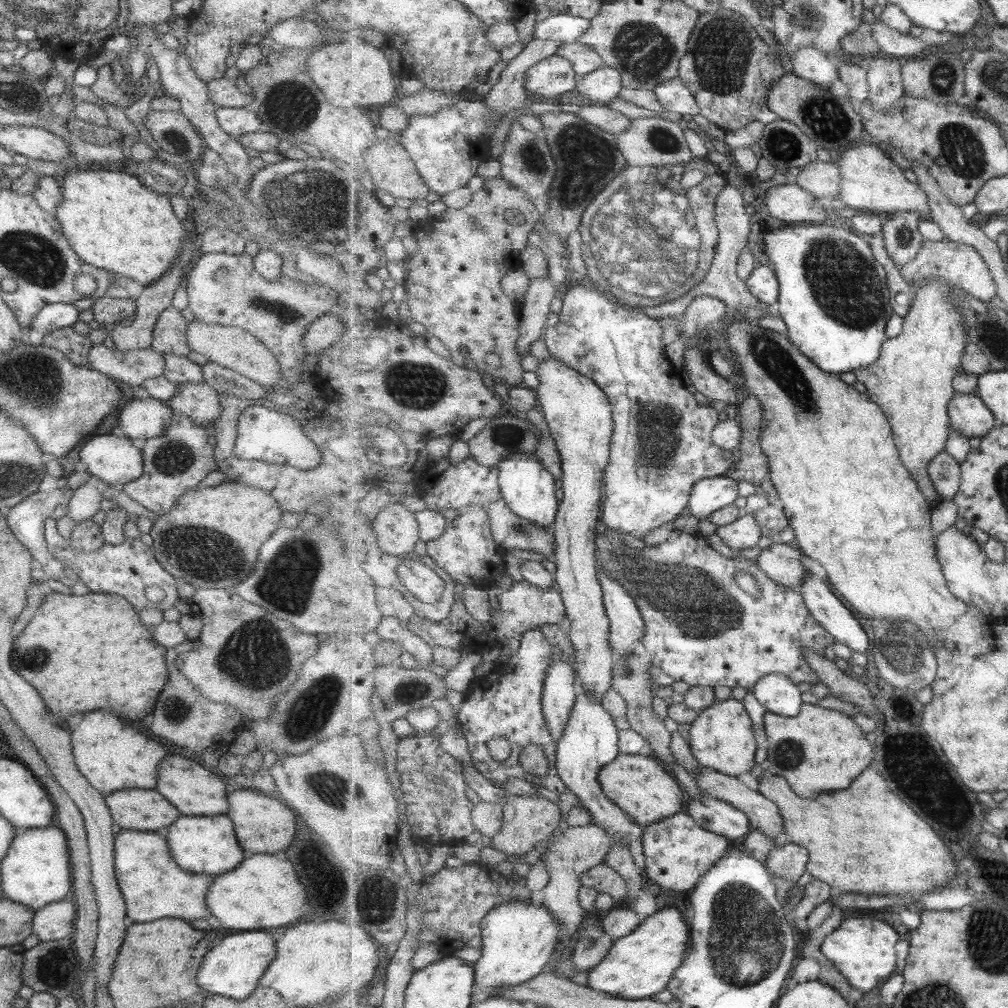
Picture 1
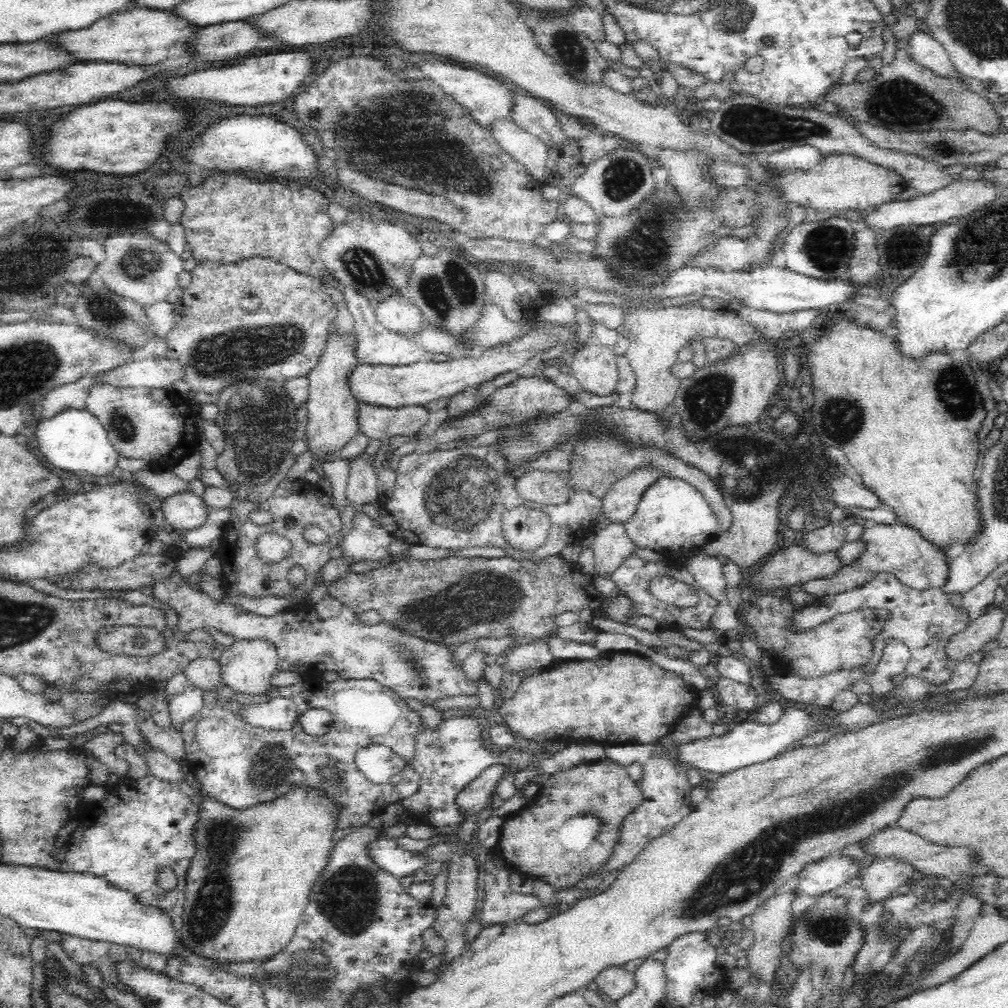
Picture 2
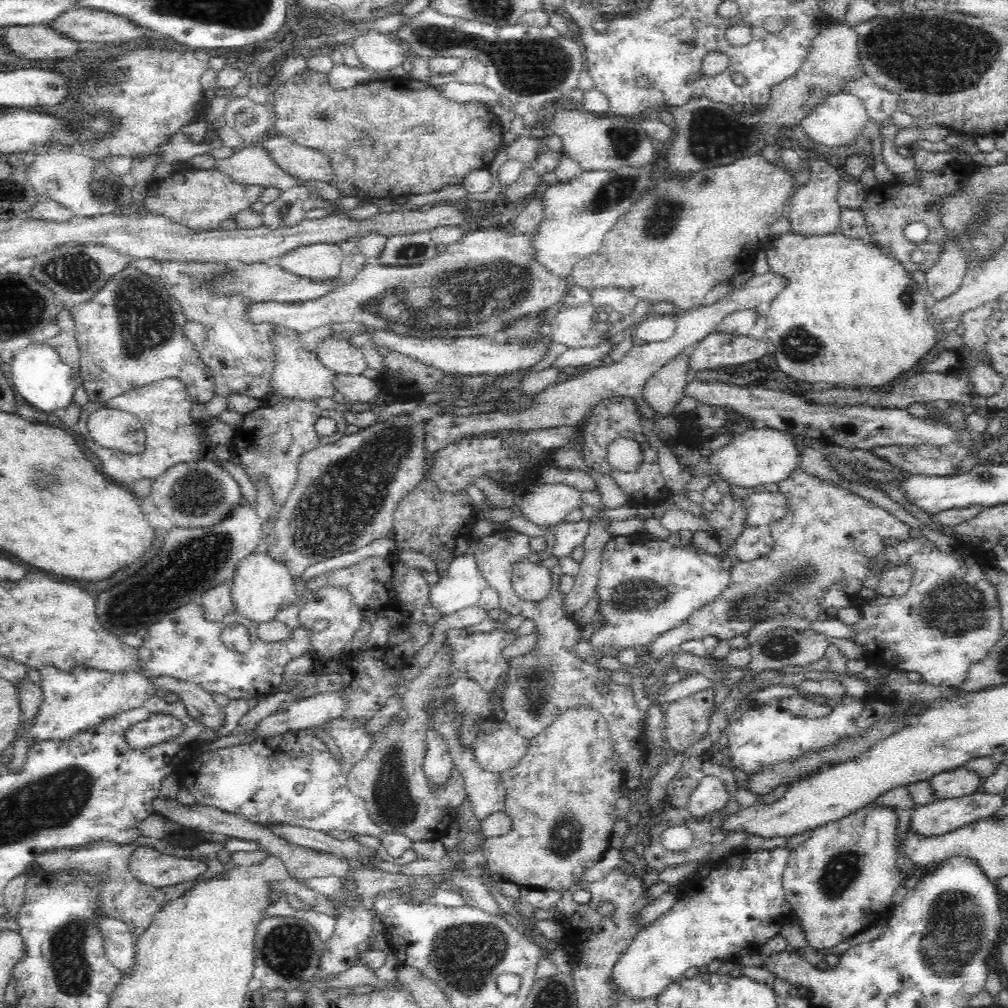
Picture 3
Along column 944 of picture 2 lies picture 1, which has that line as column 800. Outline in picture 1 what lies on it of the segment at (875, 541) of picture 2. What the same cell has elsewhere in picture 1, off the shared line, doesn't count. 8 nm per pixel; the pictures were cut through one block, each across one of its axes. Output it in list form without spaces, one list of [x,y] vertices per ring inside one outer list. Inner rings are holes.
[[[779,542],[762,549],[755,564],[779,585],[800,587],[809,572],[809,566],[804,564],[806,559],[799,548],[793,549],[787,543]]]

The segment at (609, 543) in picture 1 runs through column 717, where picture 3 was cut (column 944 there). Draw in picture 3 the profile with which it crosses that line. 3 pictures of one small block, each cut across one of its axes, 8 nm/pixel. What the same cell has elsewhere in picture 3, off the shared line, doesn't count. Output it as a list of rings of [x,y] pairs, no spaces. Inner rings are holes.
[[[926,537],[904,538],[904,540],[887,541],[882,549],[868,558],[867,578],[863,582],[866,588],[875,590],[884,571],[892,567],[906,567],[911,574],[910,587],[900,597],[882,597],[870,600],[868,608],[859,608],[862,618],[851,626],[855,635],[854,643],[862,647],[864,660],[868,666],[880,666],[892,670],[918,672],[921,682],[932,686],[954,687],[962,684],[966,668],[988,655],[988,652],[1005,635],[1000,627],[1001,607],[998,590],[990,581],[990,570],[996,566],[988,554],[978,545],[958,541],[951,554],[942,553]]]

